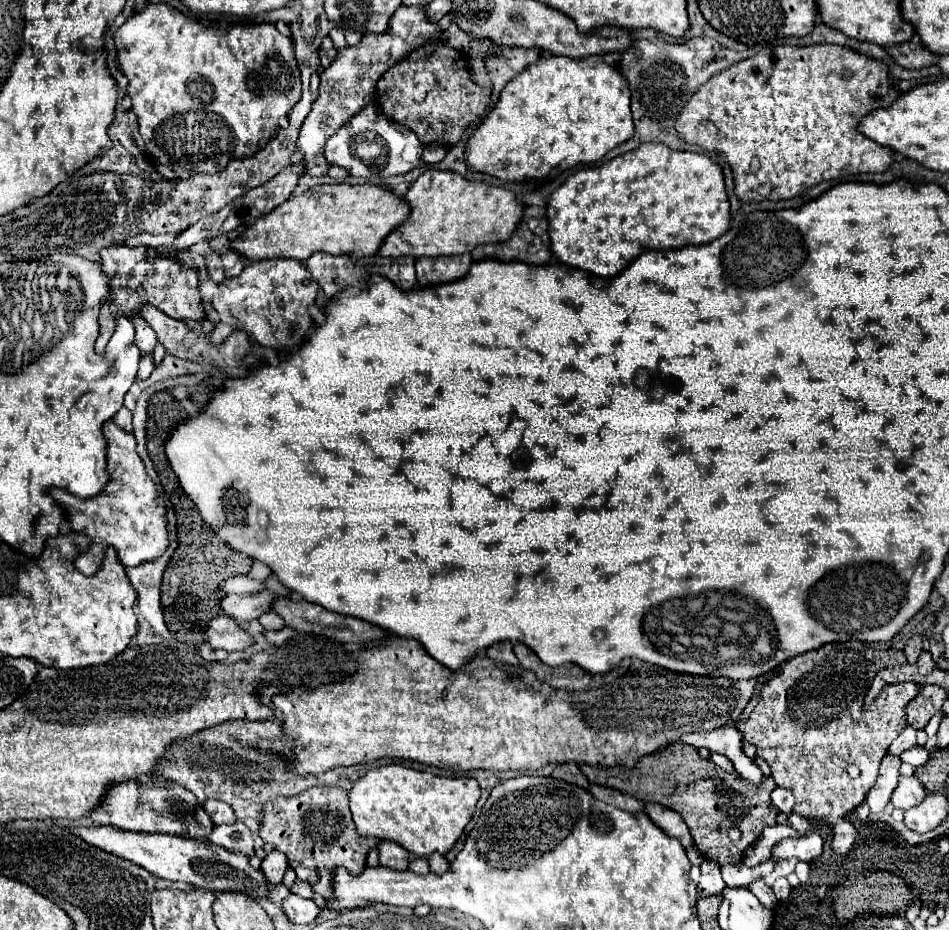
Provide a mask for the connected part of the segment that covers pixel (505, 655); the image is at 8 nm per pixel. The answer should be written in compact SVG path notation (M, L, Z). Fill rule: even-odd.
M500 642L500 644L494 644L486 650L486 654L496 660L496 662L506 662L506 664L518 664L514 652L512 652L512 642Z

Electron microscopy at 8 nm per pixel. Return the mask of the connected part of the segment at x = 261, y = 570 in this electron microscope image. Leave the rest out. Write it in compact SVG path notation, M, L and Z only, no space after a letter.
M254 562L252 570L248 572L248 578L258 580L258 582L264 582L268 576L270 576L270 568L266 564L262 564L262 562Z

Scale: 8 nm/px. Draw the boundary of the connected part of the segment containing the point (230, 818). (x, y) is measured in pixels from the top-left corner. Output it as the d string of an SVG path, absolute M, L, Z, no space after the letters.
M220 800L204 802L204 810L212 818L214 824L232 824L232 822L236 822L236 816L234 816L232 808L228 804L220 802Z

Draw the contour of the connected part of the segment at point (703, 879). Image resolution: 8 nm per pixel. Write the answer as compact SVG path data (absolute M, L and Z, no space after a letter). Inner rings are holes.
M704 860L702 866L702 876L700 876L700 882L698 882L697 890L700 896L710 896L710 894L720 894L722 888L726 886L722 876L720 876L720 866L712 860Z

